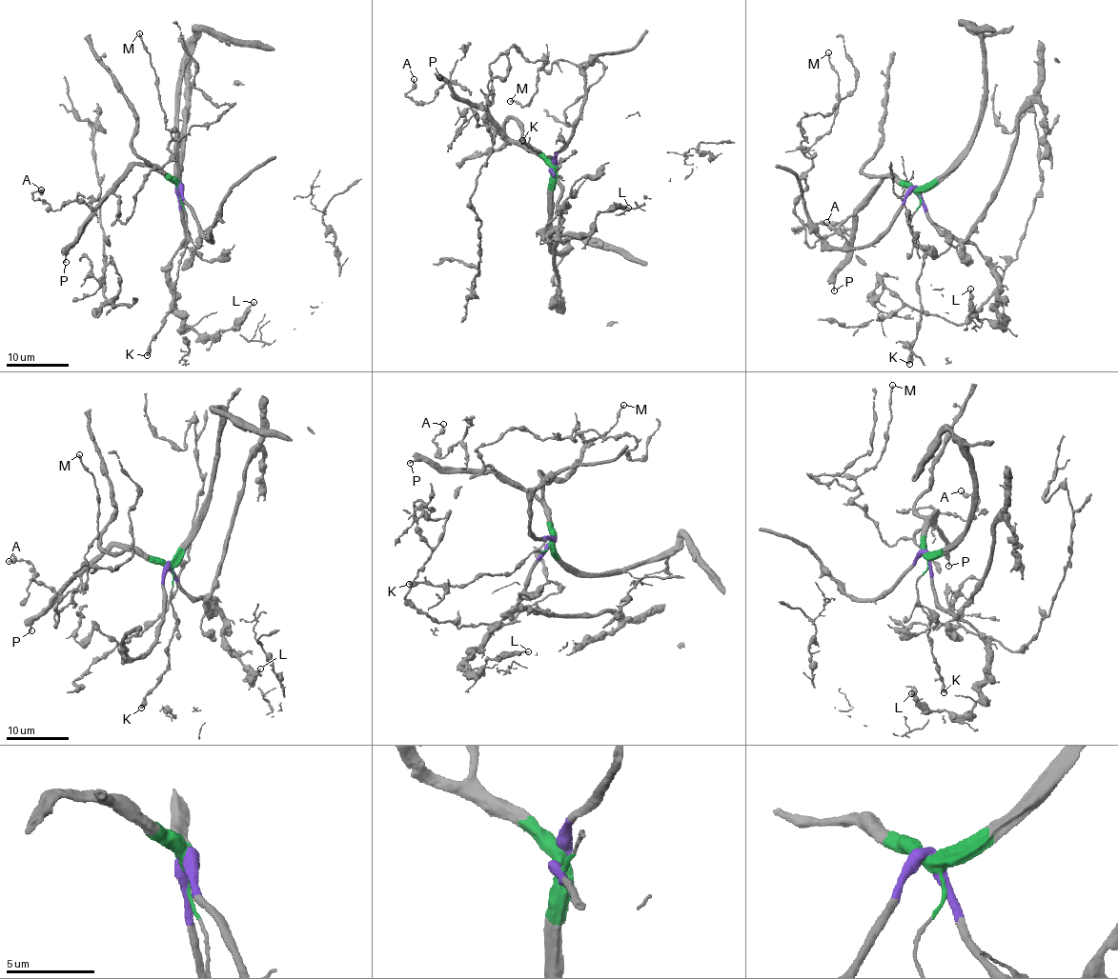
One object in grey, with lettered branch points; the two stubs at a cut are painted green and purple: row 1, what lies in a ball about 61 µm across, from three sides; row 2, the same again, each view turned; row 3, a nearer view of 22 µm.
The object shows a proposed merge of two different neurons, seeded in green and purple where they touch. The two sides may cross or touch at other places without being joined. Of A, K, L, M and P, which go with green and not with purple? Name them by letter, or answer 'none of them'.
A, K, M, P

